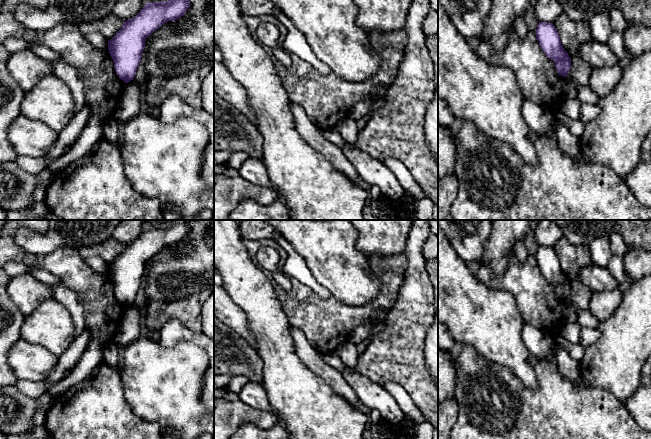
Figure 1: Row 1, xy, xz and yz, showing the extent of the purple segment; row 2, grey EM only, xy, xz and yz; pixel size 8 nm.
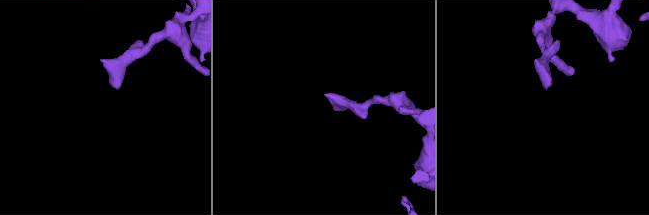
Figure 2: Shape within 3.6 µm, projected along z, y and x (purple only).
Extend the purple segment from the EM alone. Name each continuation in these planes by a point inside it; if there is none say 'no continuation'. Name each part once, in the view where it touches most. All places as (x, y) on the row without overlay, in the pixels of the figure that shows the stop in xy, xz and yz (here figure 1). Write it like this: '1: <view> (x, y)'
no continuation

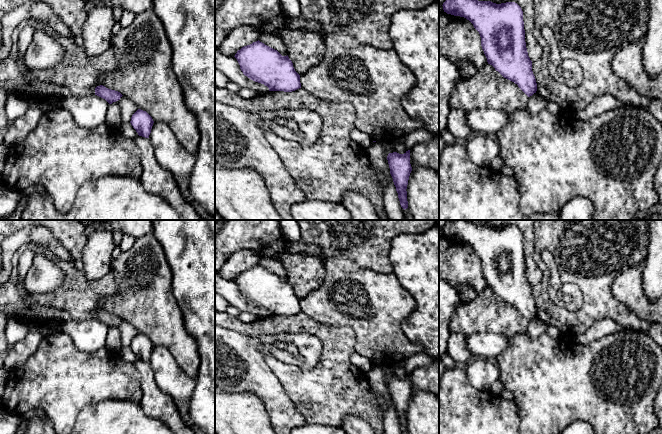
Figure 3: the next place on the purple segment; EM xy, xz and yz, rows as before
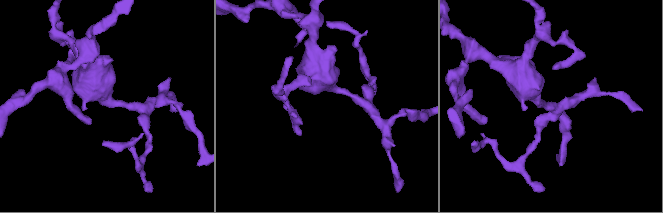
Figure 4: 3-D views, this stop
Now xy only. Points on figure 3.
no continuation

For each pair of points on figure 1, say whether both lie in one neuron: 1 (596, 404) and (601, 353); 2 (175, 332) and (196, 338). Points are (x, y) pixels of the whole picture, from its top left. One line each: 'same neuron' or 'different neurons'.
1: different neurons
2: same neuron

